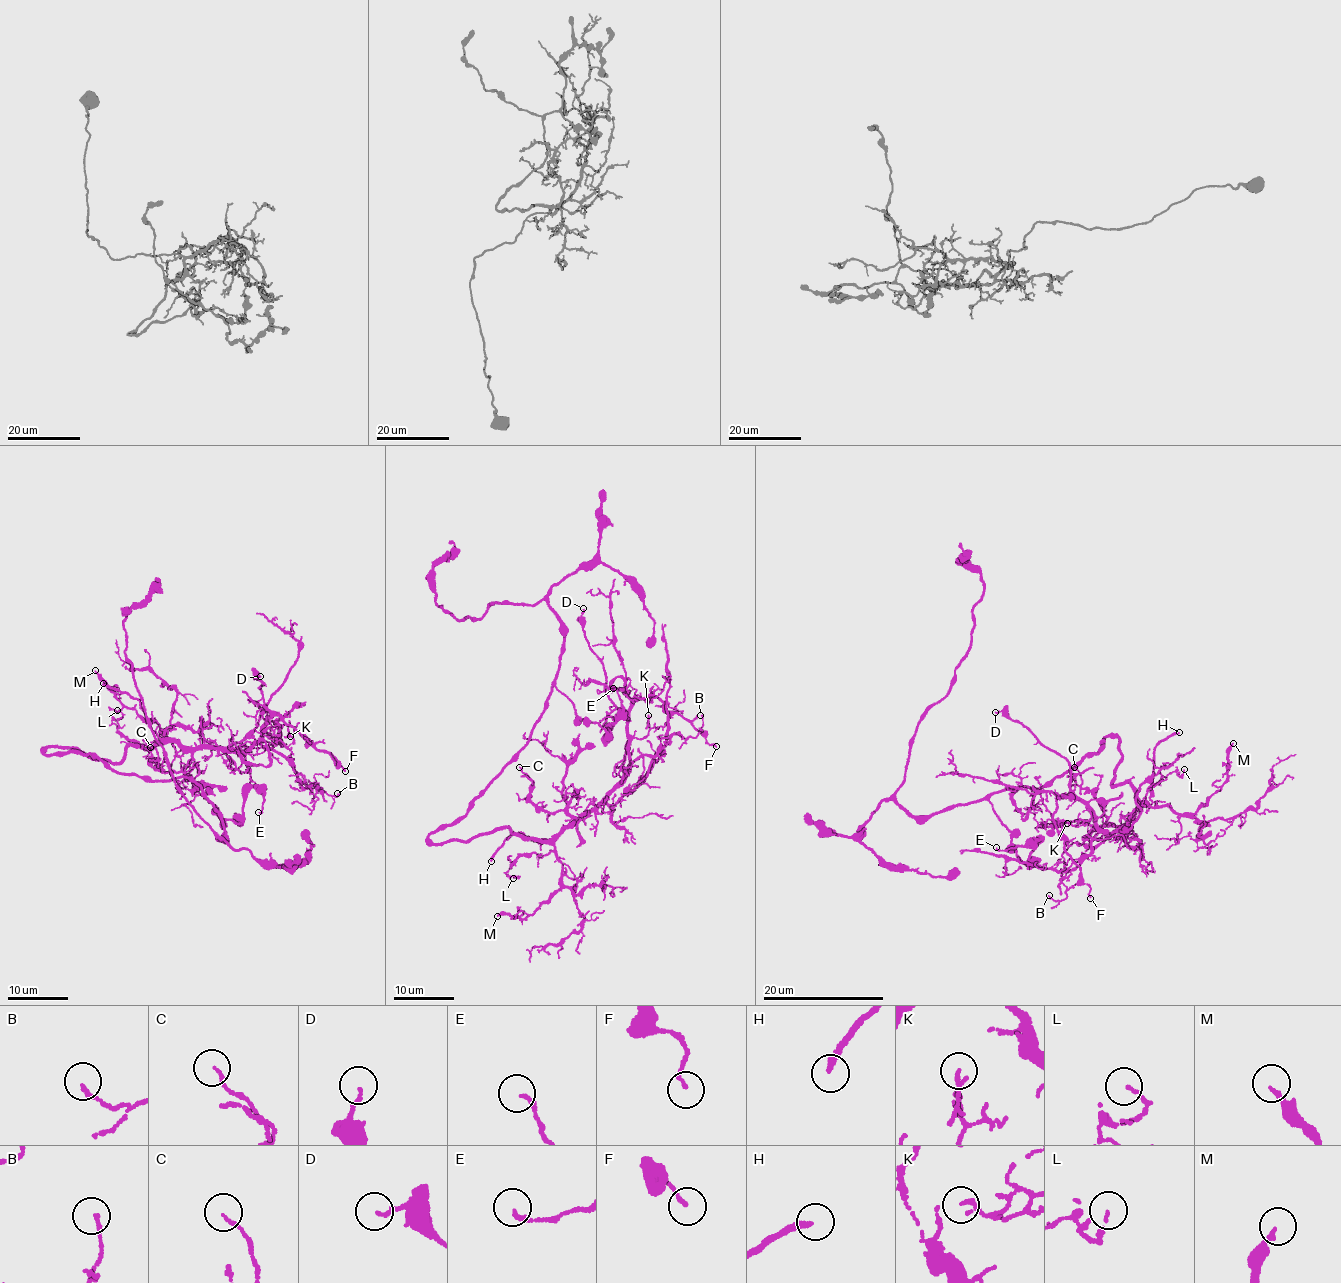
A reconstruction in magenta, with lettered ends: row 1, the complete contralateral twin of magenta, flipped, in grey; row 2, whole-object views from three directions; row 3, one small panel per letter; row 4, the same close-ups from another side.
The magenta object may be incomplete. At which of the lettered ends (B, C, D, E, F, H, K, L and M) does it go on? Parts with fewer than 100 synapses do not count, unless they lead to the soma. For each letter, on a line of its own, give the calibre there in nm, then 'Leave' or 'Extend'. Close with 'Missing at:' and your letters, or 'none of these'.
B: Thickness 160 nm. Leave
C: Thickness 110 nm. Leave
D: Thickness 120 nm. Leave
E: Thickness 180 nm. Leave
F: Thickness 140 nm. Leave
H: Thickness 220 nm. Extend
K: Thickness 170 nm. Leave
L: Thickness 120 nm. Leave
M: Thickness 190 nm. Leave
Missing at: H

